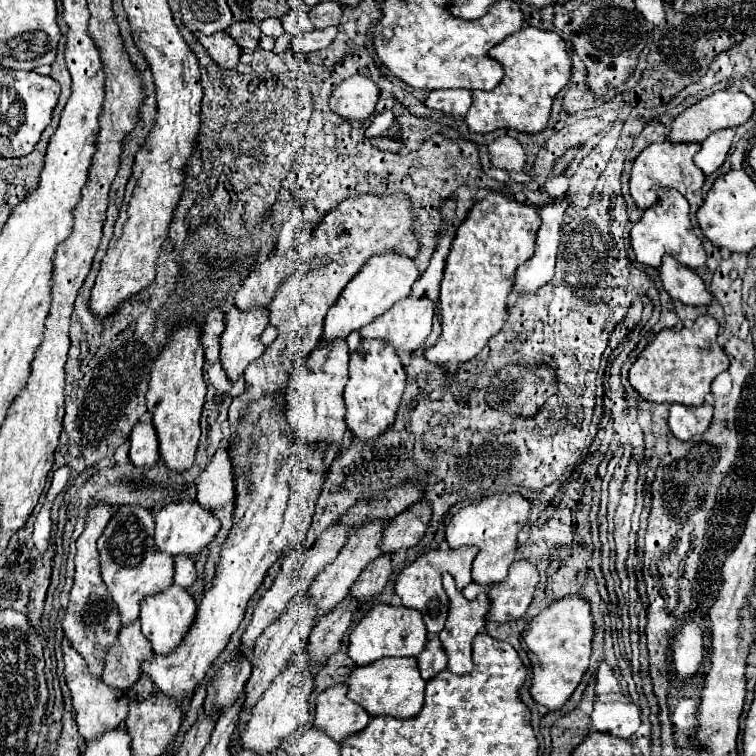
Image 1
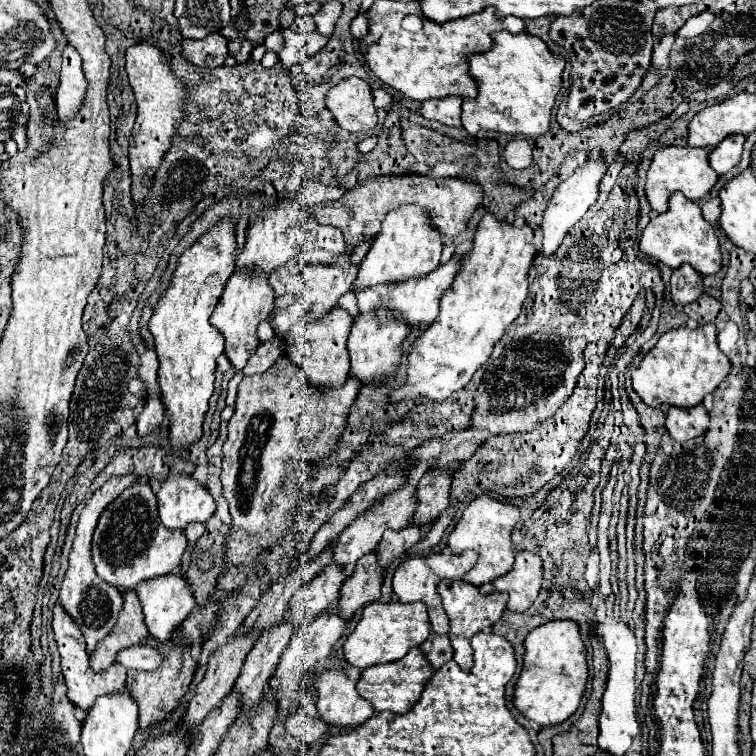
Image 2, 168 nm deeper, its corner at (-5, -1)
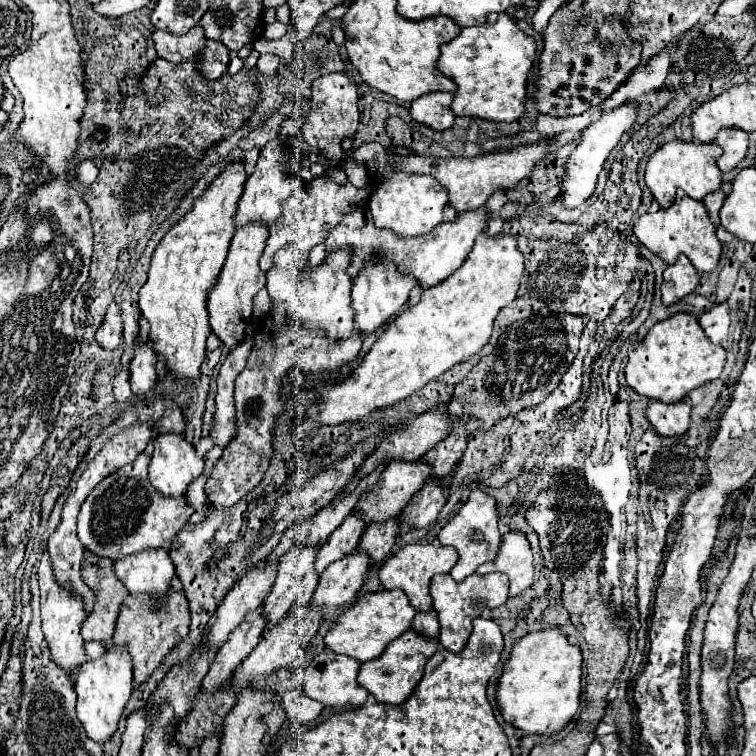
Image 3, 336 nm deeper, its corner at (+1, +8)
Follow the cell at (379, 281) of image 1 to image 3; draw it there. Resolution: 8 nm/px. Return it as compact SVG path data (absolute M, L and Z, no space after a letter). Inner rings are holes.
M392 174L380 188L372 194L368 208L372 212L376 228L392 230L400 238L416 238L432 232L442 222L442 210L448 202L444 186L432 176L404 176Z

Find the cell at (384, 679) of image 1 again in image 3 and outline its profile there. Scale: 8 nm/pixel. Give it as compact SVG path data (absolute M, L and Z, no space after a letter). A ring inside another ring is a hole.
M408 630L406 634L398 636L388 644L384 654L376 660L364 662L358 672L358 682L362 688L366 688L378 702L384 704L402 704L414 690L414 686L420 682L424 674L424 666L428 658L438 650L438 644L434 640L418 636L418 632Z

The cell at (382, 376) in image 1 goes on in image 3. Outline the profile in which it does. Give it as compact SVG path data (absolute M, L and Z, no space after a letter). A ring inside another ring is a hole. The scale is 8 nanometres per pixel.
M386 260L368 264L352 284L352 308L354 308L356 332L362 336L370 336L376 328L394 320L402 312L402 306L406 304L412 288L414 288L414 280L410 276L402 276L394 264Z

